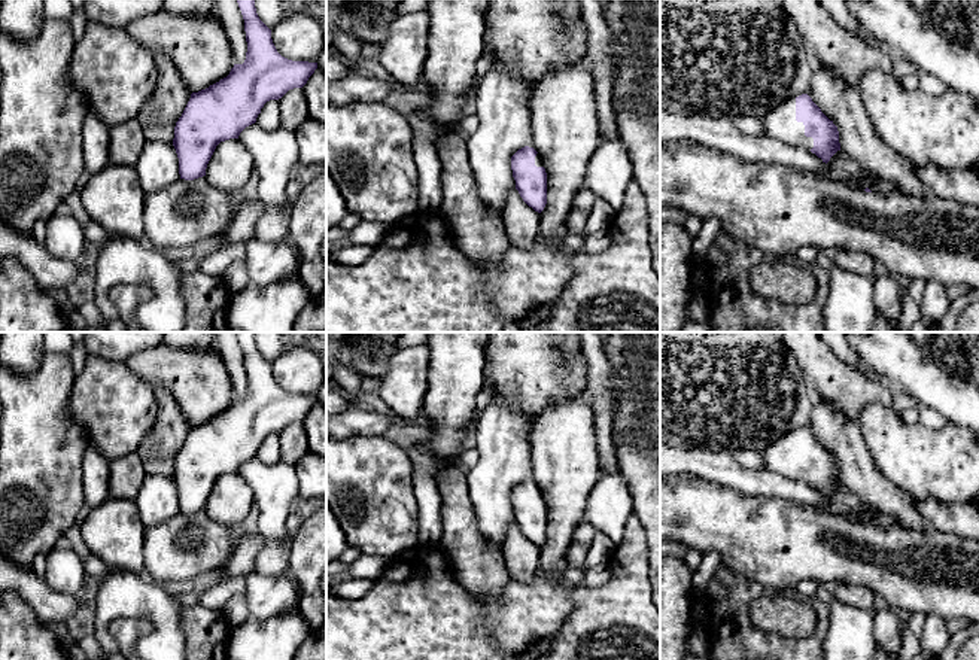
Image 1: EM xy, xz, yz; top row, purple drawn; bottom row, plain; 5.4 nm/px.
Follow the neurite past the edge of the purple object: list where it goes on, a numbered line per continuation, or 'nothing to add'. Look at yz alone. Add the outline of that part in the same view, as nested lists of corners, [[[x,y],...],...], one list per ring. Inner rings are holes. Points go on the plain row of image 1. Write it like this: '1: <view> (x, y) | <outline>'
1: yz (780, 456) | [[[796,431],[781,437],[763,451],[763,462],[767,471],[781,474],[787,478],[800,480],[808,484],[814,481],[814,472],[805,469],[803,456],[796,454]]]

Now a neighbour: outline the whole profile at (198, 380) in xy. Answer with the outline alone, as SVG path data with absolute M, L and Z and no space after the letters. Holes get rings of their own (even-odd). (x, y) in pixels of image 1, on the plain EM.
M161 344L125 364L152 387L165 387L191 426L219 416L234 401L232 383L218 350L177 350Z

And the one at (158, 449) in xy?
M153 386L153 393L158 416L152 429L142 440L137 454L148 475L173 477L176 456L192 426L165 387Z

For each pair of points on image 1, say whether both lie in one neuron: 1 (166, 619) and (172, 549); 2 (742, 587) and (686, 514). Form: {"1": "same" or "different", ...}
{"1": "different", "2": "different"}

